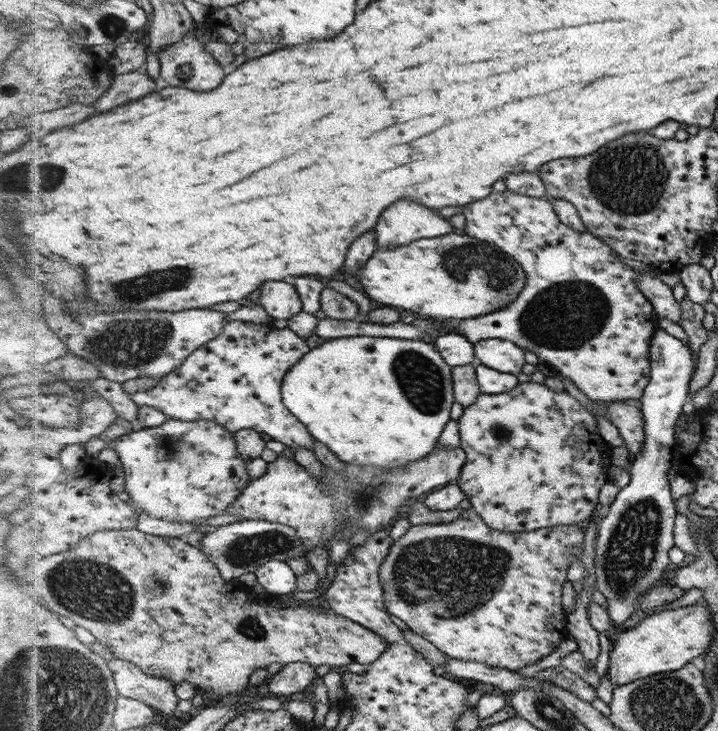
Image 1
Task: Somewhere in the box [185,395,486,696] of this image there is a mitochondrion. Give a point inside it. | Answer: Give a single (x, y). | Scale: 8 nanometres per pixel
(244, 550)

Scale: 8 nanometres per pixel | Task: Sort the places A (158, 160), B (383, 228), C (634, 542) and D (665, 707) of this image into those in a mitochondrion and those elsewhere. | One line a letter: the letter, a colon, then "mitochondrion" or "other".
A: other
B: other
C: mitochondrion
D: mitochondrion

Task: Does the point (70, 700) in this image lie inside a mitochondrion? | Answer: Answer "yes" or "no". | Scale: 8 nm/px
yes

